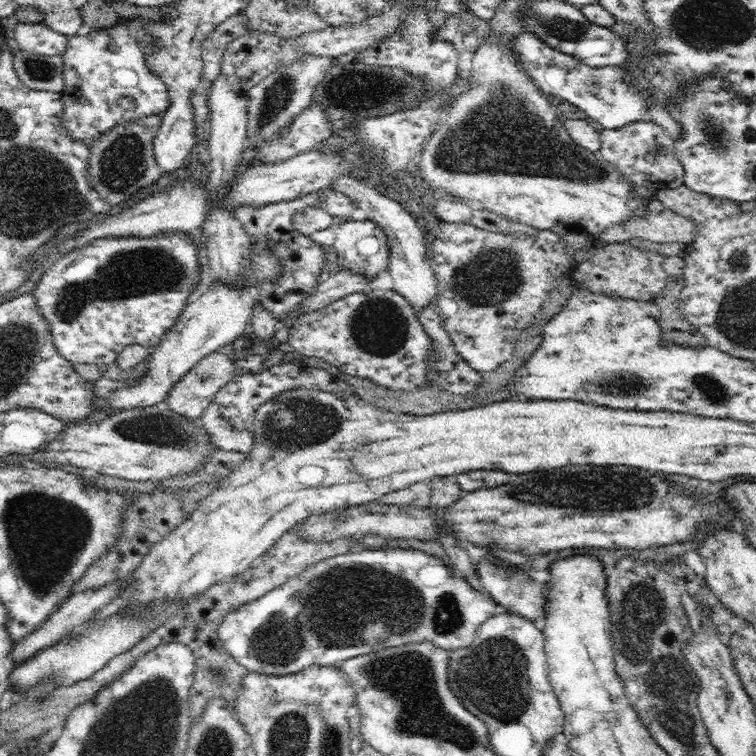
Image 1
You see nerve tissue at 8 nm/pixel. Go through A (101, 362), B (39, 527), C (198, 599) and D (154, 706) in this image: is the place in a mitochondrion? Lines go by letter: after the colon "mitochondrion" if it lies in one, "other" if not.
A: other
B: mitochondrion
C: other
D: mitochondrion

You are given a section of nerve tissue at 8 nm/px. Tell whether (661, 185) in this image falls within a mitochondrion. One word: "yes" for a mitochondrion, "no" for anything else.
no

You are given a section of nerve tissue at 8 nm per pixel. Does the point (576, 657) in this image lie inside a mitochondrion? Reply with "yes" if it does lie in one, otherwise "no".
no

